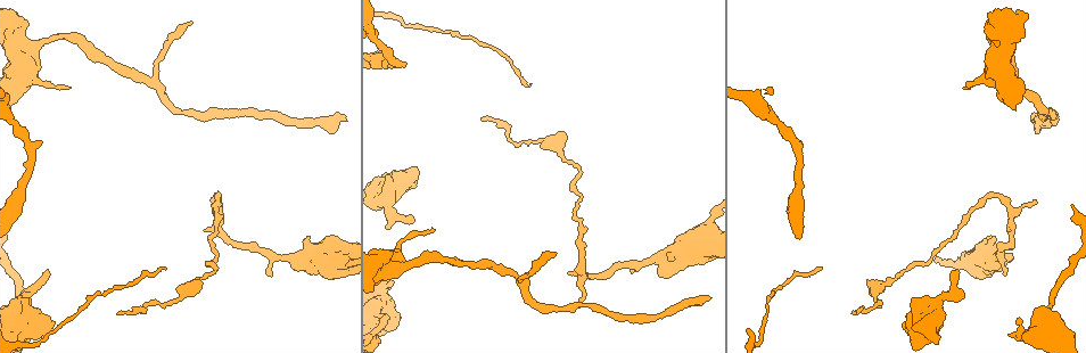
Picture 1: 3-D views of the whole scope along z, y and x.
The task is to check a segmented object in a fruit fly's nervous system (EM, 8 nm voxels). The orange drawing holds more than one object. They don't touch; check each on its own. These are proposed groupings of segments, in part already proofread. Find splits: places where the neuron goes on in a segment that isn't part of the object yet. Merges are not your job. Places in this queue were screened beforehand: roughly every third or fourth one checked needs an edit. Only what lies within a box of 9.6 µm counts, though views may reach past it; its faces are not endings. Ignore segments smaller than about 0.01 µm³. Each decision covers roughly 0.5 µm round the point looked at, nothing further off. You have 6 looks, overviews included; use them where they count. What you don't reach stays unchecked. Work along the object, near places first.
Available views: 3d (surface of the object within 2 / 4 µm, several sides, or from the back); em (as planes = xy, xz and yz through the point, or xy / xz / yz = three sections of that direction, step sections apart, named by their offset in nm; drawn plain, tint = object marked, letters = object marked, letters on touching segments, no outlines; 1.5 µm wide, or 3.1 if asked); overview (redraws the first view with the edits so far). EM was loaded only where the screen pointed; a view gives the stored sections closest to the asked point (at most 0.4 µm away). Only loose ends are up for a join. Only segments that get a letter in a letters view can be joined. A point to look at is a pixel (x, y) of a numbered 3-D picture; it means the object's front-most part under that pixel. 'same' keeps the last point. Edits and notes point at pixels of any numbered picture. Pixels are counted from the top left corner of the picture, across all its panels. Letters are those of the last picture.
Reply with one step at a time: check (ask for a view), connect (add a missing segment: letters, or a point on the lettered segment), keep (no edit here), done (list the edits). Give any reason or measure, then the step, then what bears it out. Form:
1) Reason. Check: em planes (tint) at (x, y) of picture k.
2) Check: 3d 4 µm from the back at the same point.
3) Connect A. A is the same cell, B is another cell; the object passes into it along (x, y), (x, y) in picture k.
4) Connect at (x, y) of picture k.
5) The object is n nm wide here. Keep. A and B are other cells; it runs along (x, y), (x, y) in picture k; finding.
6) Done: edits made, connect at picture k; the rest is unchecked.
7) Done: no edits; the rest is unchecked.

Free end. Check: em yz step 4 (letters) at (529, 86) of picture 1.

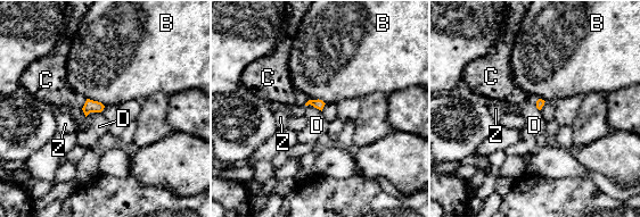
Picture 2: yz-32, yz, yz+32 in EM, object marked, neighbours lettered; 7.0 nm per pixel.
The object is 60 nm wide here. Connect D. D is the same cell, B, C and Z are other cells; the neuron continues.

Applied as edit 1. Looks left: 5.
Long arm stops here. Check: em planes (letters) at (116, 314) of picture 1.

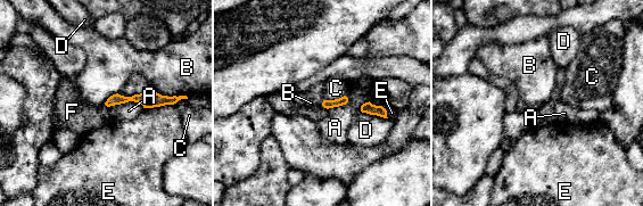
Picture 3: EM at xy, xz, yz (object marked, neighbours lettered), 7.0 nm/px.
Keep. A, B, C, D, E and F are other cells; it runs along (171, 99), (114, 99), (109, 102) in picture 3; no lettered segment goes on from it.

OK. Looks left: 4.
Check: 3d 4 µm from the back at (411, 223) of picture 1.

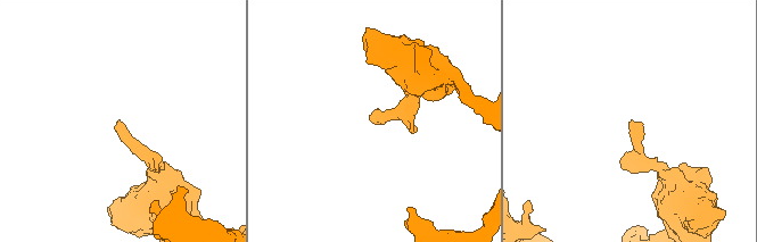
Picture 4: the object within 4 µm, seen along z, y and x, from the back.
Now the EM. Check: em yz step 4 (letters) at (119, 121) of picture 4.

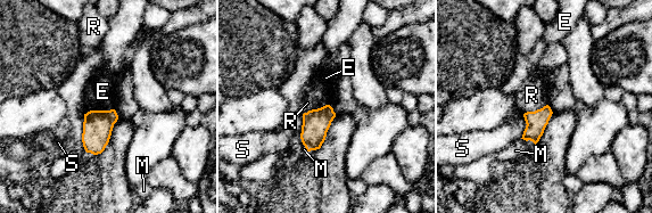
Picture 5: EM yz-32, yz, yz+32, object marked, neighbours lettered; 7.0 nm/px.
The longest contact is with E, 220 nm. Keep. E, M, R and S are other cells; no lettered segment goes on from it.

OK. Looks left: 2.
Done: edits made, connect at picture 2; the rest is unchecked.

